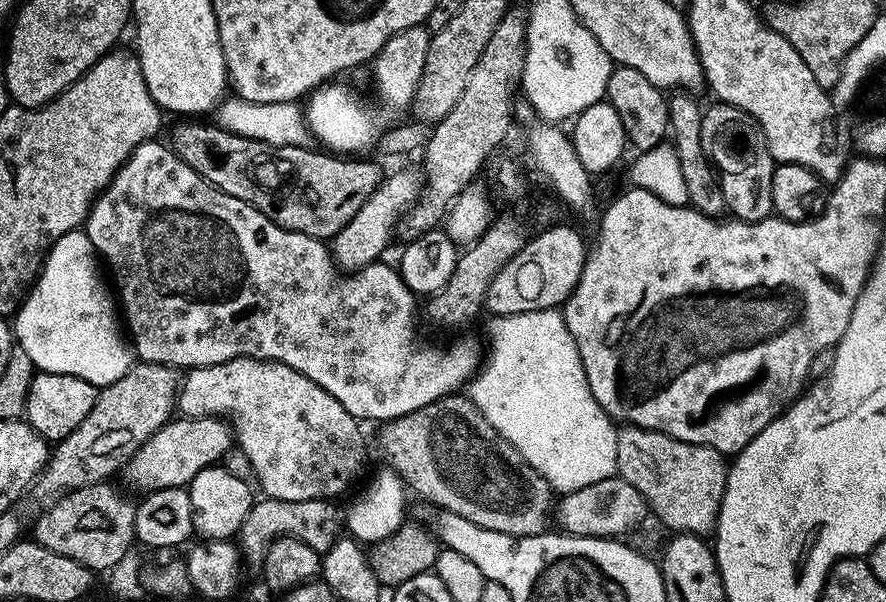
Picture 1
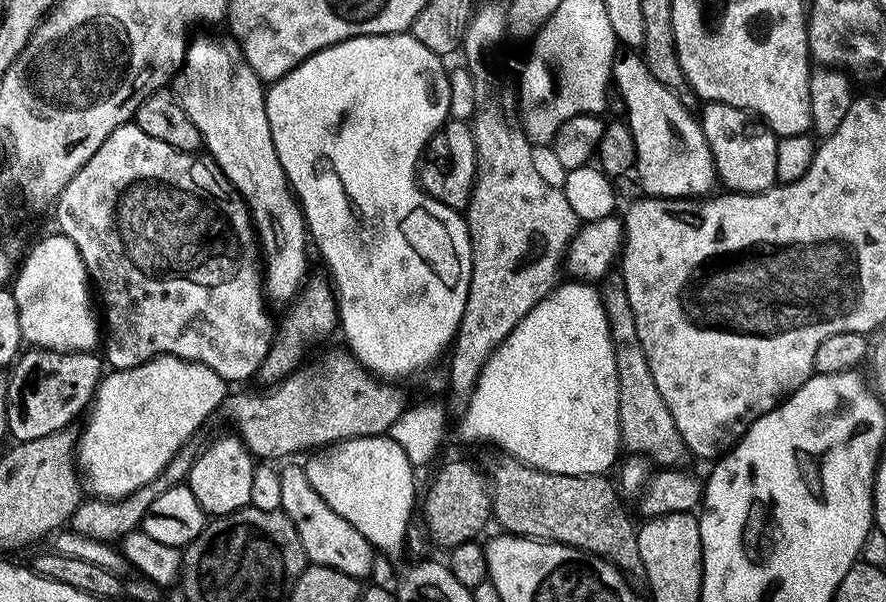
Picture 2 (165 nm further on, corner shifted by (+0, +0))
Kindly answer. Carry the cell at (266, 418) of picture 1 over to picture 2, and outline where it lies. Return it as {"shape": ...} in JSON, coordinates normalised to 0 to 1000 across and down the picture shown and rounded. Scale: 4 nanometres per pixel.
{"shape":[[[176,591],[150,611],[123,616],[108,645],[98,686],[99,706],[88,724],[88,771],[98,816],[100,811],[100,819],[114,831],[137,831],[182,791],[203,739],[216,733],[230,696],[252,668],[253,645],[255,635],[242,615],[200,591]]]}

